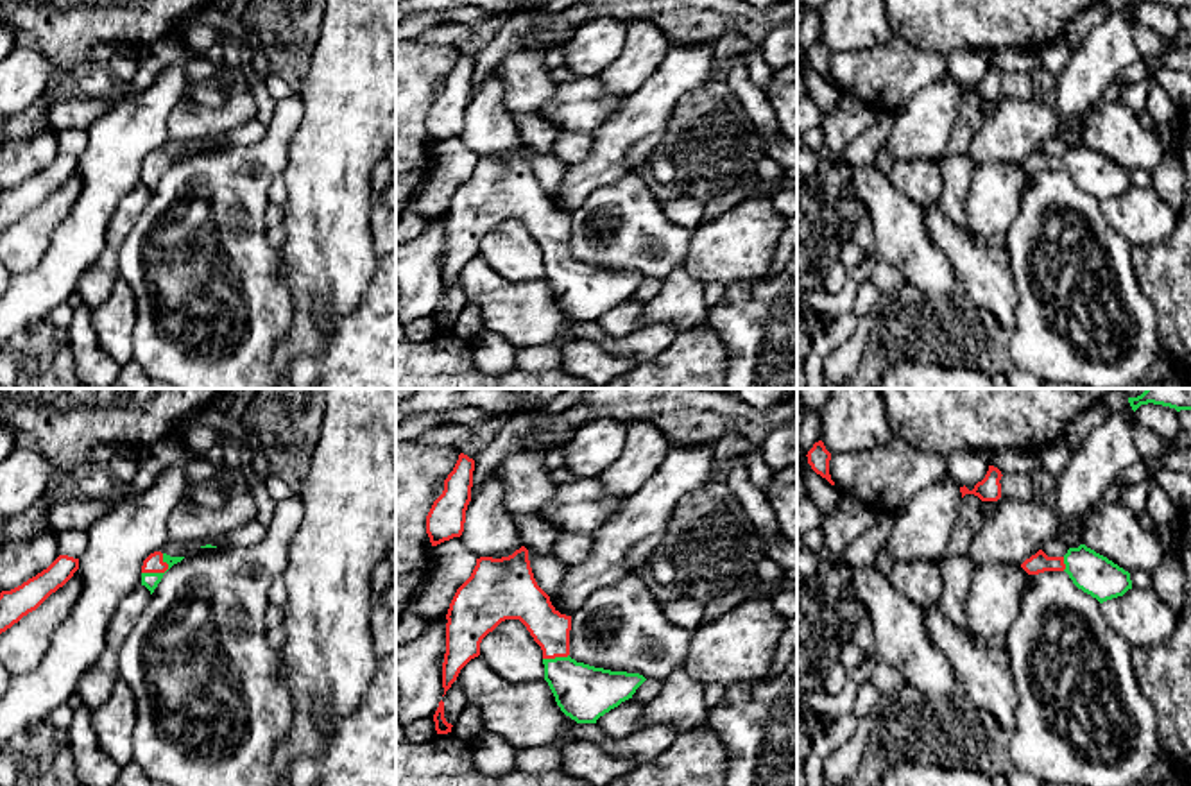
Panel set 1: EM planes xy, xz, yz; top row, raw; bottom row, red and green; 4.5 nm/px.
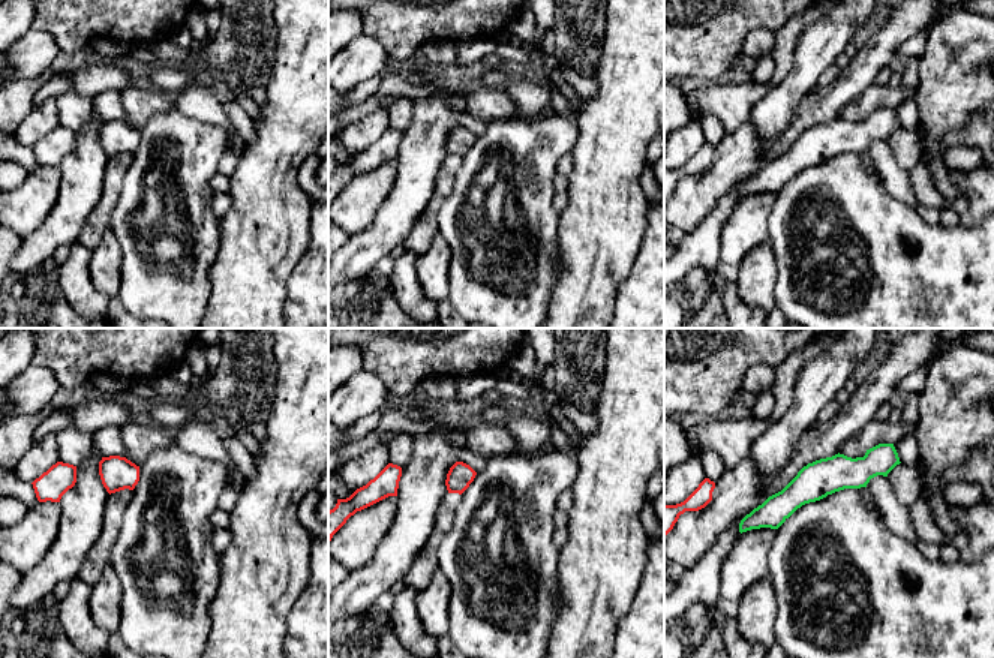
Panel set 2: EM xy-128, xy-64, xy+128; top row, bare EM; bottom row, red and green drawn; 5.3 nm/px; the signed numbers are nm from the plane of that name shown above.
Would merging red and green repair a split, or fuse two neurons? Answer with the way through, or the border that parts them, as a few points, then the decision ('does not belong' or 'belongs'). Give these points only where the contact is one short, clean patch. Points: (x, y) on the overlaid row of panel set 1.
runs through xy (154, 563), (162, 572), (151, 580); belongs

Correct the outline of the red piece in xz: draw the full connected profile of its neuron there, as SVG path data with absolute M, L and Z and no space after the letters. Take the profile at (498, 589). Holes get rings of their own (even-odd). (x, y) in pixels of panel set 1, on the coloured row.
M525 546L509 557L476 559L446 619L444 695L460 670L480 655L482 639L505 619L519 619L541 646L544 680L561 711L577 723L596 723L647 680L639 673L595 668L570 657L571 616L561 614L537 585Z

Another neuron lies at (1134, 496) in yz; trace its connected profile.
M1125 483L1114 494L1128 507L1135 516L1148 510L1148 483Z

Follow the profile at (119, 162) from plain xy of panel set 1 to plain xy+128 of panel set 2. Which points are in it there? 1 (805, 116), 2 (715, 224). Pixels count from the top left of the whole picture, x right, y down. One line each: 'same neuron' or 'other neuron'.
1: other neuron
2: same neuron

